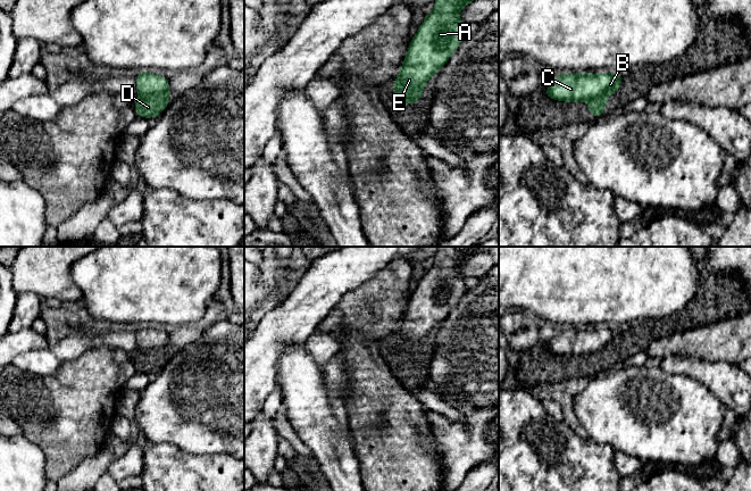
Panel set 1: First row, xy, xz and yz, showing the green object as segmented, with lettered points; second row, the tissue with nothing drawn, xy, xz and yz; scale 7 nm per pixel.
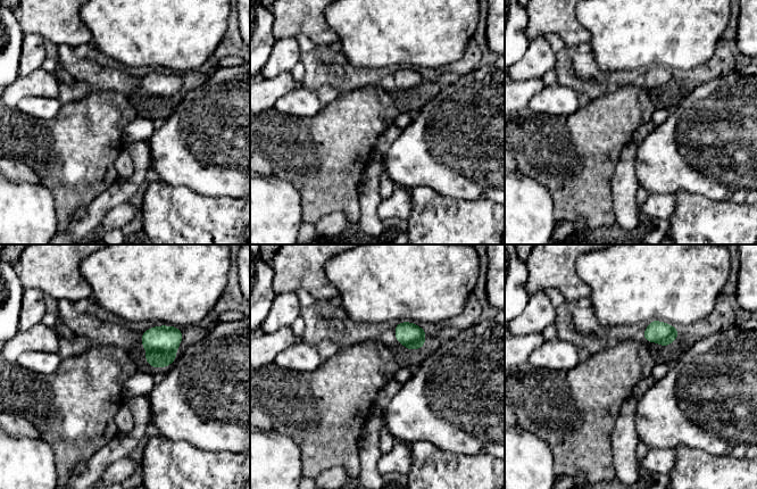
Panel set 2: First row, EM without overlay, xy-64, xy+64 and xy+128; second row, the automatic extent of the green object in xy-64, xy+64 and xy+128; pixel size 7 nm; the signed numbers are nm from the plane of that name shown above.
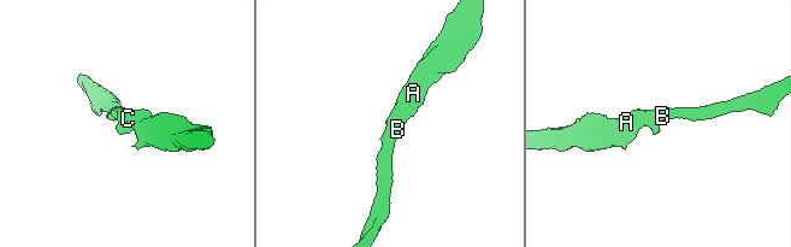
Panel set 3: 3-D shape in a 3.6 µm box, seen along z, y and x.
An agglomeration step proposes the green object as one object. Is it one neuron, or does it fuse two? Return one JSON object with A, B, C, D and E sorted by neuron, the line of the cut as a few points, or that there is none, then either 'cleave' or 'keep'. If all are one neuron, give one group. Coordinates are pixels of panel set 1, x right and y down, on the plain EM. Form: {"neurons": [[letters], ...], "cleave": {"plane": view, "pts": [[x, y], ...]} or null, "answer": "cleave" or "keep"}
{"neurons": [["A", "B", "C", "E"], ["D"]], "cleave": {"plane": "xy", "pts": [[139, 350], [168, 351]]}, "answer": "cleave"}

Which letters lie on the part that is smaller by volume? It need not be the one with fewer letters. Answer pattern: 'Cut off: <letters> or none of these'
Cut off: D

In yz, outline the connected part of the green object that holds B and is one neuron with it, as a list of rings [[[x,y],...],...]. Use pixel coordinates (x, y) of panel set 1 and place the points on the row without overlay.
[[[561,327],[543,349],[556,356],[576,358],[595,352],[608,353],[620,344],[624,328],[618,327]]]

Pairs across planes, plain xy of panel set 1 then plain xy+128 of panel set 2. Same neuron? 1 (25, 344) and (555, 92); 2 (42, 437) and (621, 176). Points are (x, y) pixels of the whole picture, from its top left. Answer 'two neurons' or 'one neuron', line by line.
1: two neurons
2: two neurons

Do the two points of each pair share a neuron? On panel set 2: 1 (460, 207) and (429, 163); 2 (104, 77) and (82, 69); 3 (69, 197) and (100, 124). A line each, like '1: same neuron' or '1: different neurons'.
1: different neurons
2: same neuron
3: same neuron

